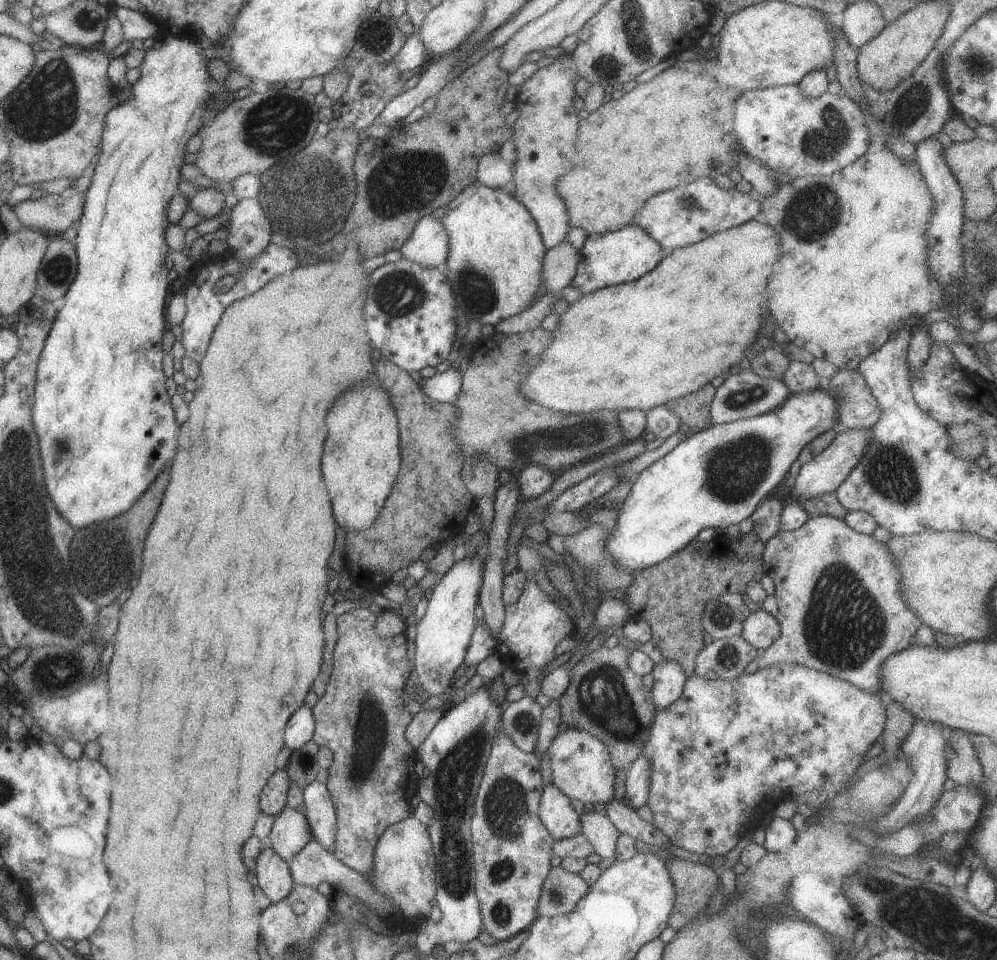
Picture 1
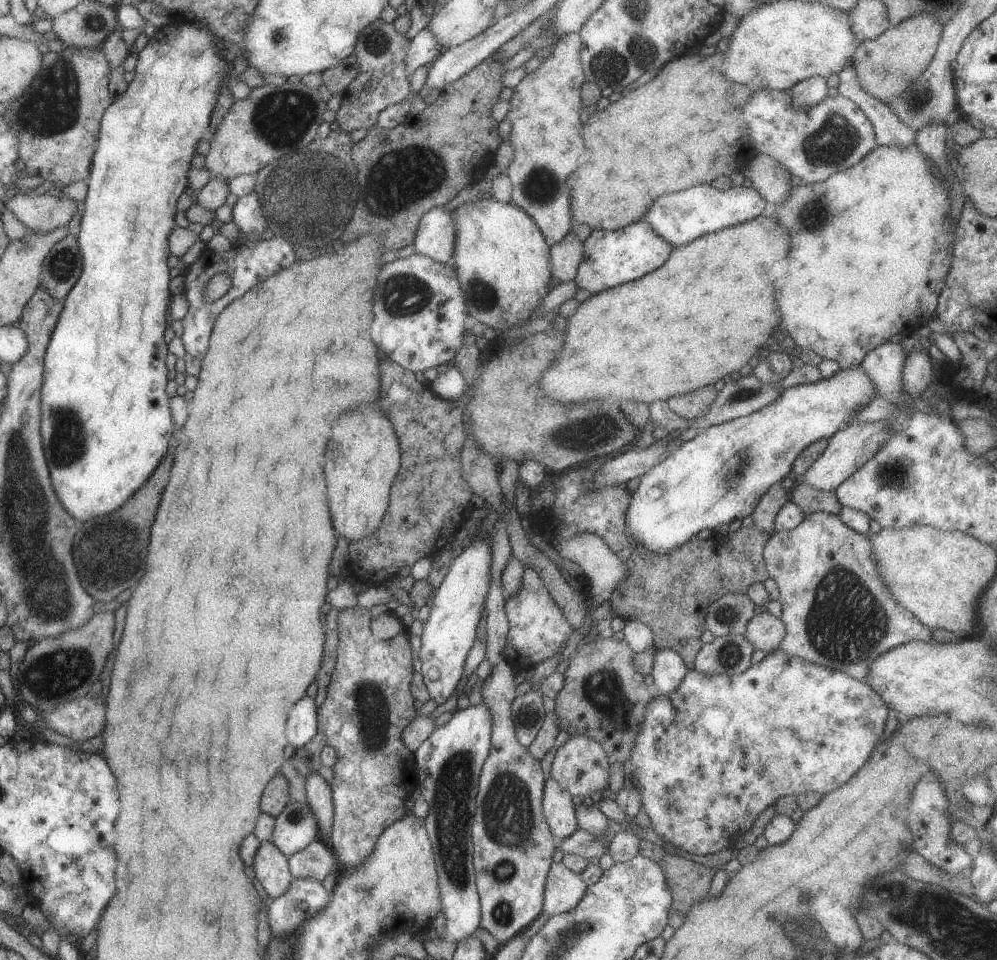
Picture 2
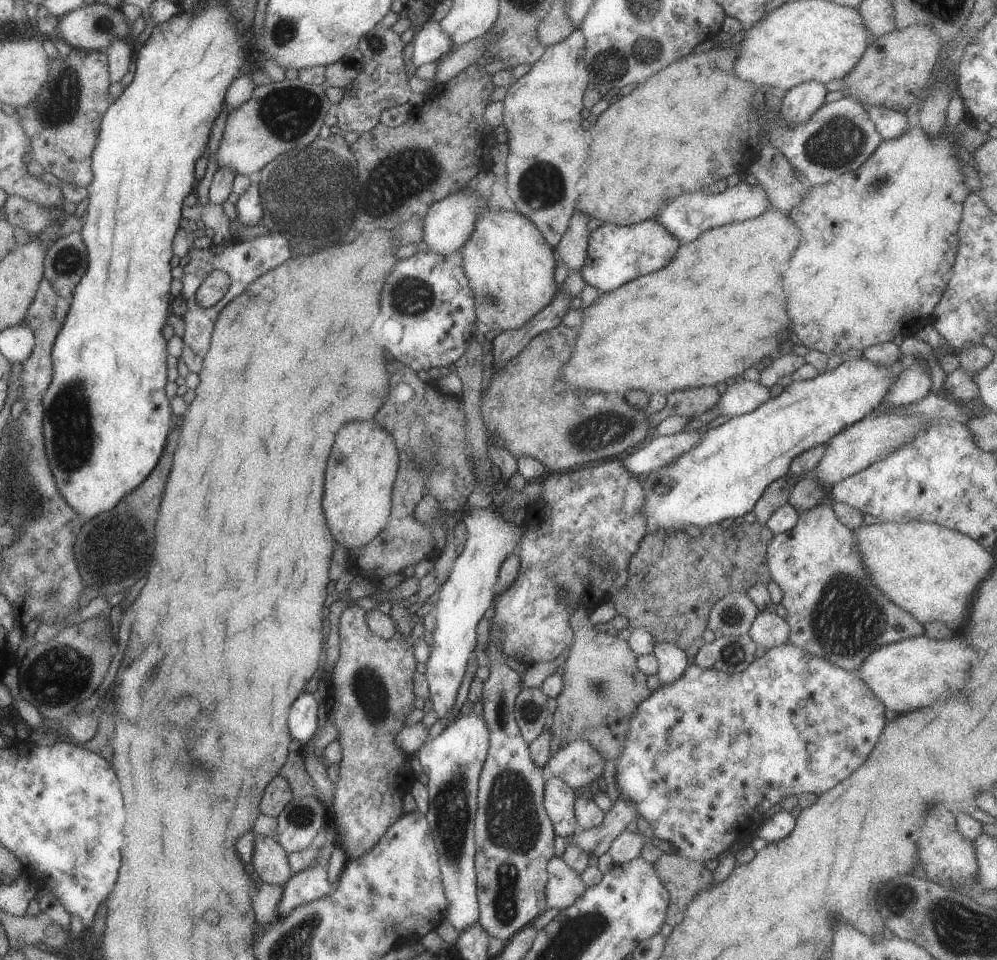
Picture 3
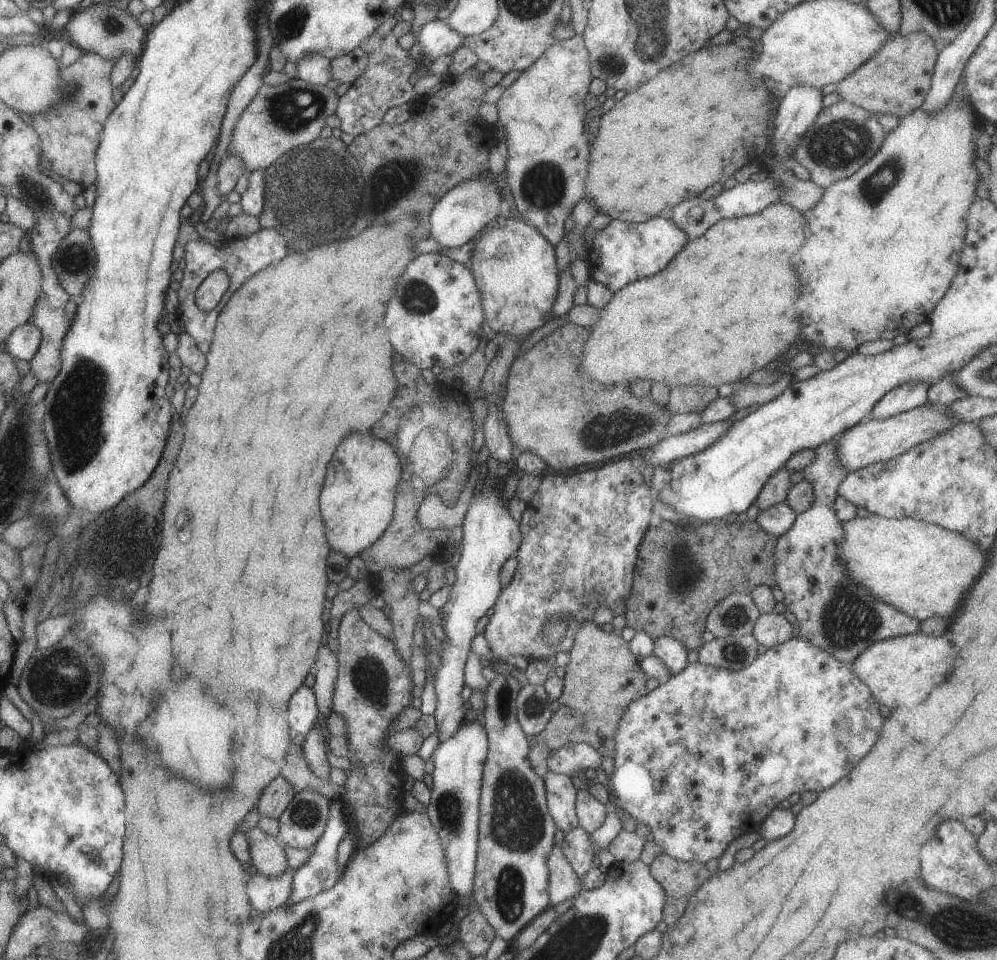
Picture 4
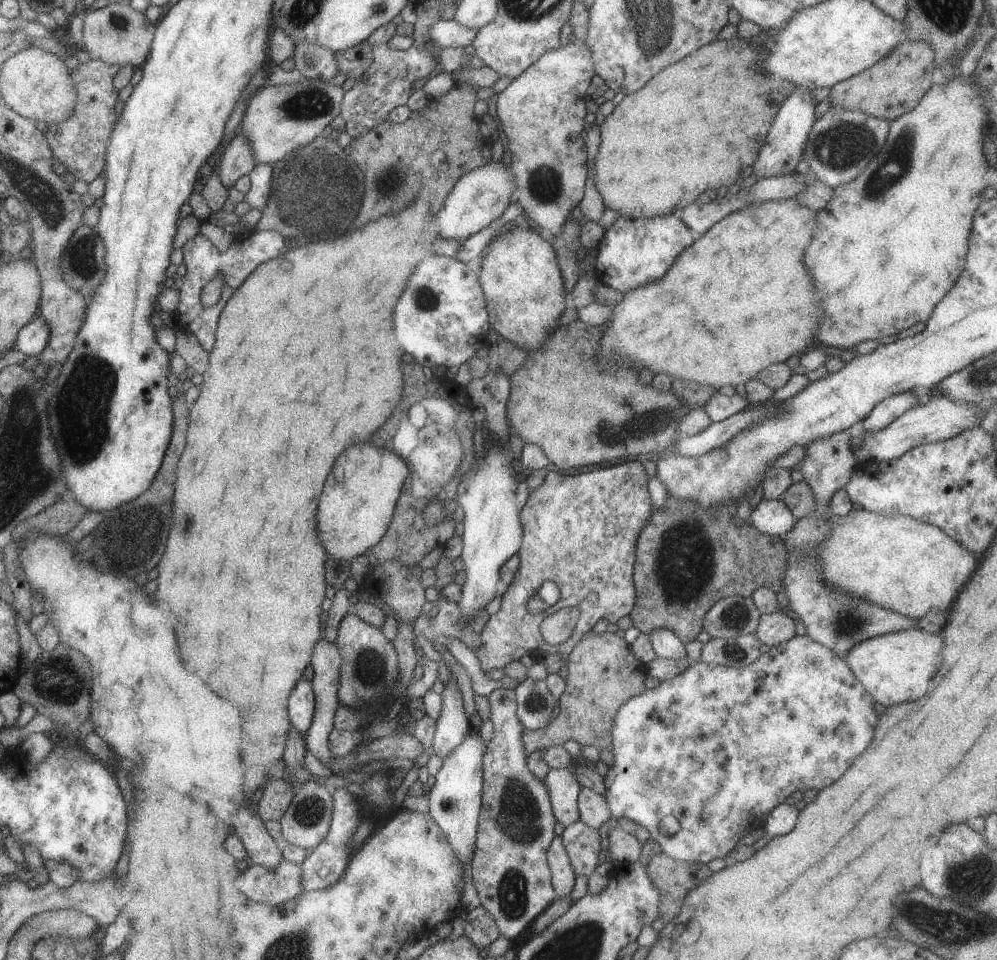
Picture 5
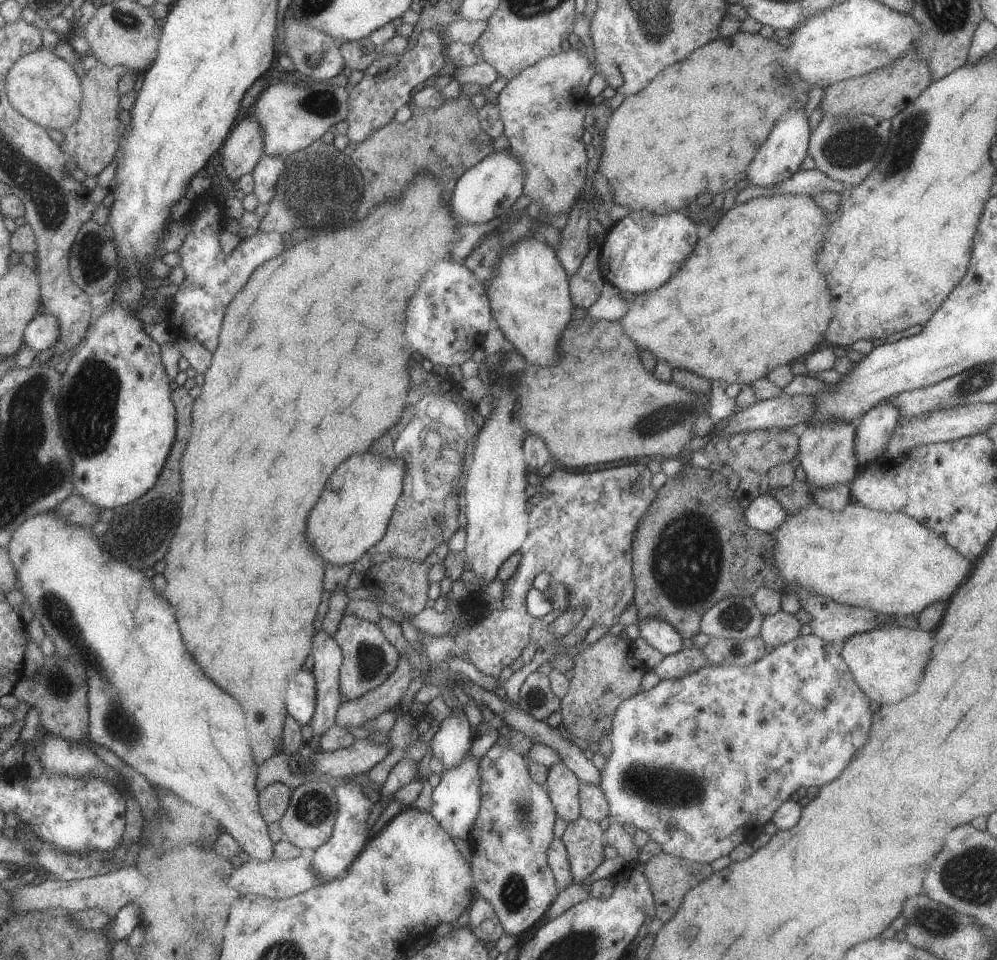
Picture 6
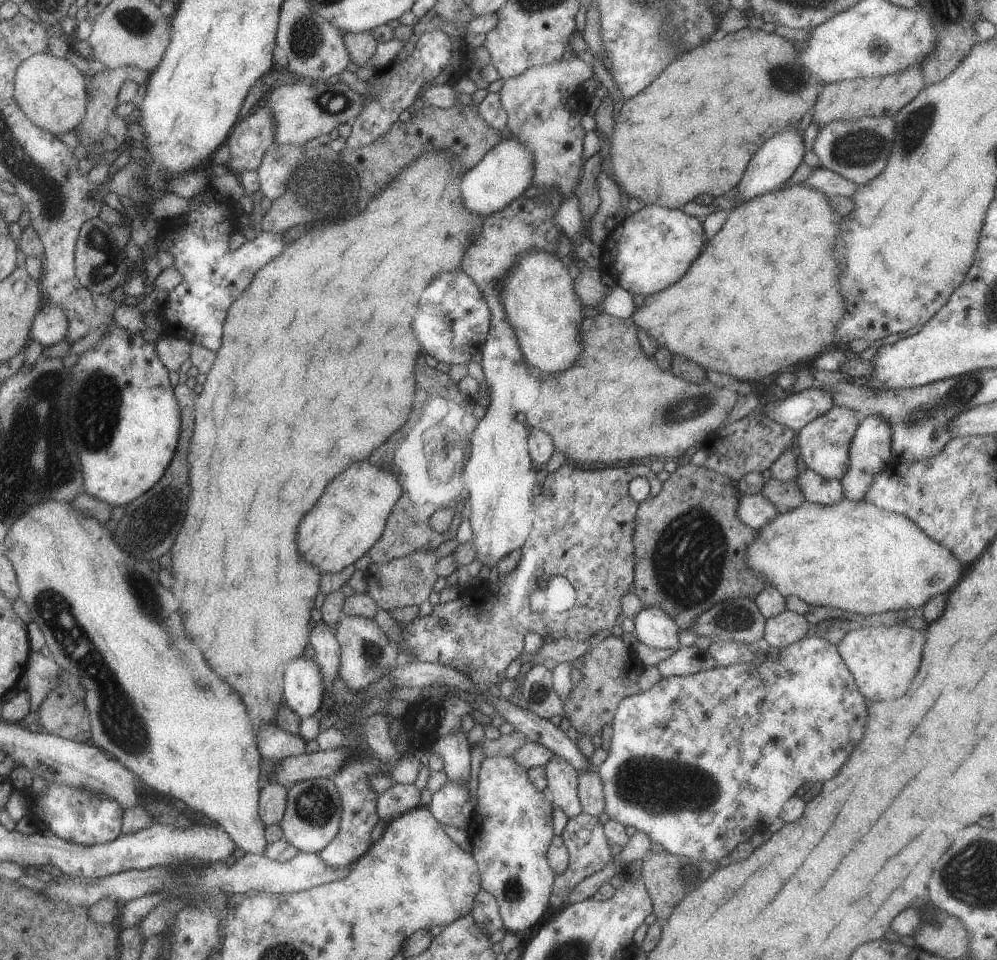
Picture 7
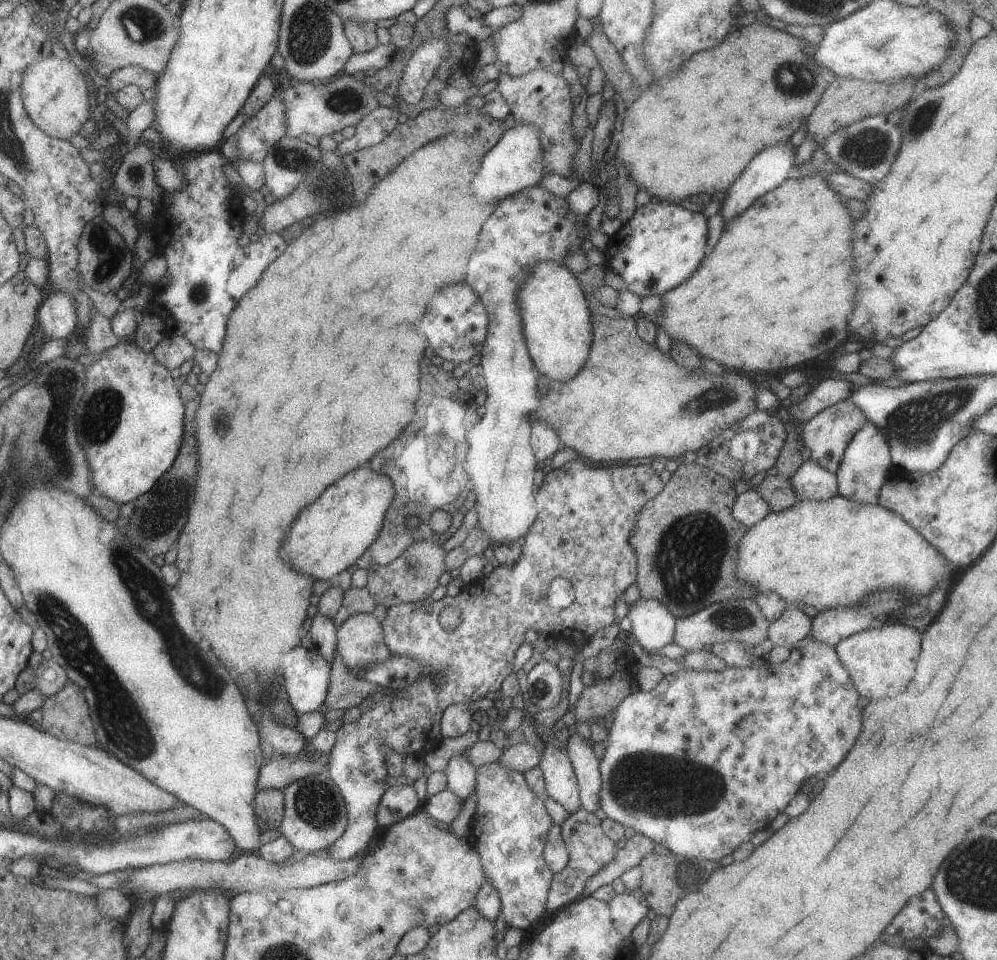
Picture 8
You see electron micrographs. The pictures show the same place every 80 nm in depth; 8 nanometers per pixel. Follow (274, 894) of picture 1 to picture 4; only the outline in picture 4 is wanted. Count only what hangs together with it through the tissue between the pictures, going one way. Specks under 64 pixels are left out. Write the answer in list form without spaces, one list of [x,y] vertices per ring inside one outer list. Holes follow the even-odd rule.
[[[257,825],[245,832],[251,862],[256,870],[266,877],[274,877],[284,873],[288,862],[284,846],[276,837],[265,834]]]

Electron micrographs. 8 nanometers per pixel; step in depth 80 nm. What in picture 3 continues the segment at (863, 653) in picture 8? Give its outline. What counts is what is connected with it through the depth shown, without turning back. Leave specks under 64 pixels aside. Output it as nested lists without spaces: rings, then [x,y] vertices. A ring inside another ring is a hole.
[[[923,635],[873,650],[855,674],[871,688],[885,708],[893,712],[909,712],[933,704],[933,700],[947,692],[961,690],[965,686],[963,674],[973,658],[971,650],[957,636],[953,640],[929,640]]]

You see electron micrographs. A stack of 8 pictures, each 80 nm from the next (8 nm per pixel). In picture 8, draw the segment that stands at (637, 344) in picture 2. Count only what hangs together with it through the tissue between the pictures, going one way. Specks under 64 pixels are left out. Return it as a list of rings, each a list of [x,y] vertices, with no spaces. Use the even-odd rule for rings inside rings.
[[[826,169],[799,178],[793,174],[775,188],[757,197],[753,204],[750,204],[741,214],[724,224],[714,250],[703,258],[701,264],[685,282],[661,295],[665,312],[662,316],[651,318],[657,328],[661,327],[666,335],[670,336],[670,340],[681,339],[682,342],[687,342],[689,346],[693,346],[699,354],[709,356],[715,362],[723,364],[725,368],[733,368],[733,370],[781,375],[787,370],[803,364],[805,360],[829,358],[827,352],[833,351],[850,334],[847,319],[854,307],[857,286],[849,280],[853,274],[853,254],[851,254],[851,240],[853,238],[851,236],[853,236],[853,220],[849,216],[846,200],[829,186],[826,181]]]

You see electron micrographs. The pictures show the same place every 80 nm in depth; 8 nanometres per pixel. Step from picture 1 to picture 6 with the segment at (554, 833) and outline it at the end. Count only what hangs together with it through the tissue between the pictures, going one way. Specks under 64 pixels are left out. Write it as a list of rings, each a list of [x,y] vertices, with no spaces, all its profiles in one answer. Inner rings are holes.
[[[561,761],[546,772],[546,793],[555,809],[556,816],[566,824],[580,816],[578,786],[580,780]]]

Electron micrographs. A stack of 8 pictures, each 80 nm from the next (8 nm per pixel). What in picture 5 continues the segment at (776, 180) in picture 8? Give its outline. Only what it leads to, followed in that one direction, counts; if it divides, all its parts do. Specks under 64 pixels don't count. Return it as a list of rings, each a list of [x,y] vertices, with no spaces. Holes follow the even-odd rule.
[[[797,88],[783,101],[769,128],[765,146],[759,150],[759,158],[752,166],[752,172],[757,180],[795,172],[793,168],[803,158],[803,149],[806,147],[809,131],[816,121],[813,114],[815,106],[816,104],[809,97],[809,92],[801,88]]]

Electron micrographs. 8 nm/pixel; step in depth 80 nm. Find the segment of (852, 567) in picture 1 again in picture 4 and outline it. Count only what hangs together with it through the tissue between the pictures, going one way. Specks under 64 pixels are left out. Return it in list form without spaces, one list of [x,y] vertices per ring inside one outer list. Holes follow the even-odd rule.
[[[829,439],[812,450],[814,456],[810,463],[802,468],[802,475],[813,489],[814,501],[808,509],[794,518],[791,528],[786,533],[776,538],[773,554],[774,577],[779,590],[784,594],[780,605],[786,606],[786,609],[796,618],[793,636],[808,640],[822,651],[834,656],[840,663],[847,662],[849,665],[861,651],[864,651],[865,647],[874,642],[894,636],[915,634],[919,631],[919,621],[899,612],[869,594],[863,587],[856,585],[848,577],[846,568],[836,558],[836,548],[840,546],[843,531],[840,521],[835,516],[833,503],[837,495],[838,484],[846,477],[847,472],[838,463],[838,456],[835,454],[835,439]]]

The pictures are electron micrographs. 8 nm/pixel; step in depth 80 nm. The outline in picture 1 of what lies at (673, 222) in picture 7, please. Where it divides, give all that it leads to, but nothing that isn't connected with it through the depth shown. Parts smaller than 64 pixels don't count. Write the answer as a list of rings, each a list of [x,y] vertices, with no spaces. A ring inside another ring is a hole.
[[[634,223],[605,234],[591,233],[579,249],[579,262],[571,286],[586,295],[609,285],[637,280],[655,268],[666,253],[654,238]]]

